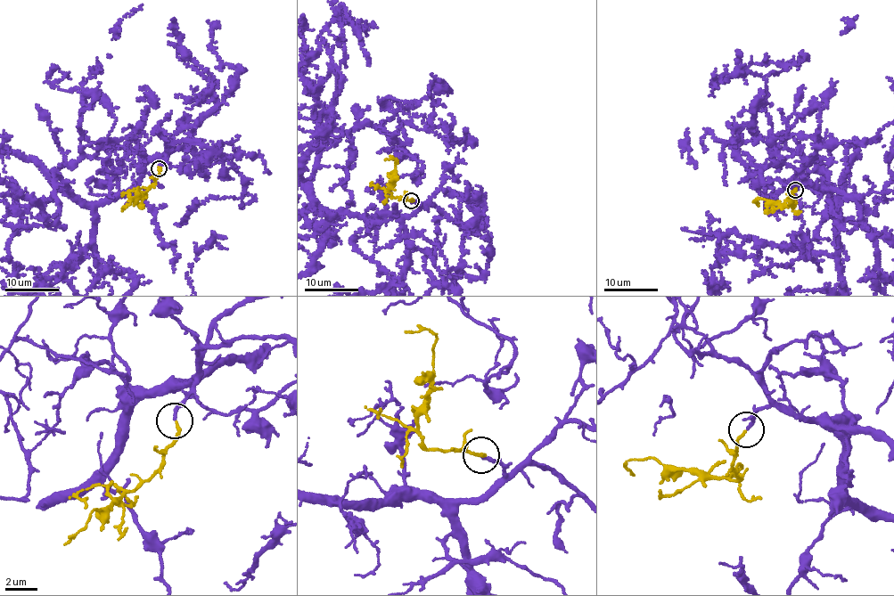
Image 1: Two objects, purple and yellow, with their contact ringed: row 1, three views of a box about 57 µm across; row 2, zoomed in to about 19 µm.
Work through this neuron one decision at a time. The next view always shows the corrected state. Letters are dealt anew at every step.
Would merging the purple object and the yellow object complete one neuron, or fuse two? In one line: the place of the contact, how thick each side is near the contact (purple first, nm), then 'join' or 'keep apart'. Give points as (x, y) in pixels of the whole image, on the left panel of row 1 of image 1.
place (159, 168); calibres 200 and 180 nm; join

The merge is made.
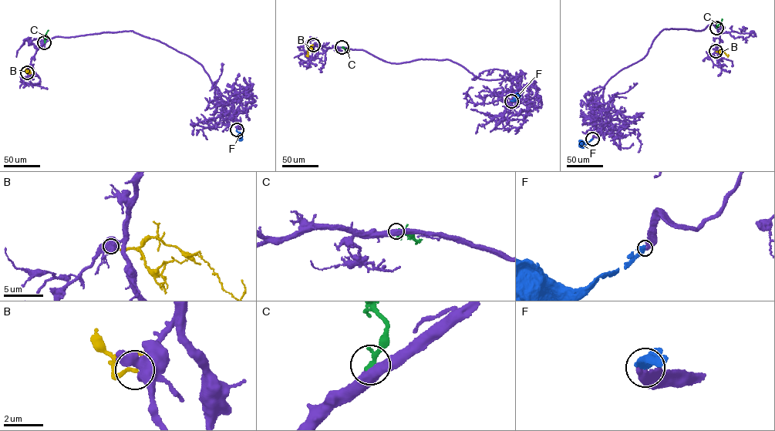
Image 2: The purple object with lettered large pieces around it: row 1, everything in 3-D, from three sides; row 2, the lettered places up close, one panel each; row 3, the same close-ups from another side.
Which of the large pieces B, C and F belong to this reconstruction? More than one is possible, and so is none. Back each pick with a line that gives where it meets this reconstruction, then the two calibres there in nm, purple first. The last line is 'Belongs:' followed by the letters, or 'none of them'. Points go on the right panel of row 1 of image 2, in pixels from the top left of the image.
F: (592, 139) | 360/420 nm
Belongs: F

